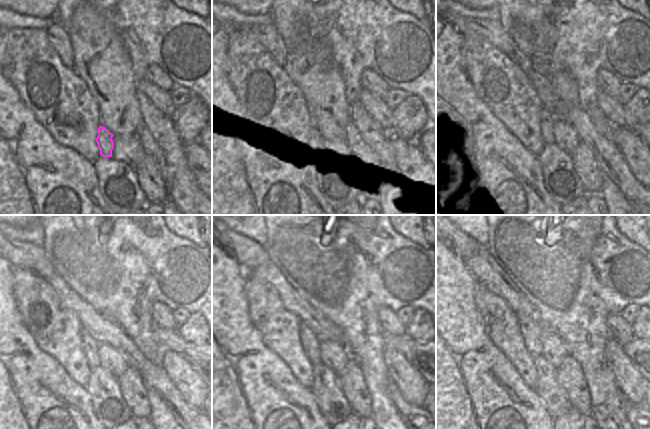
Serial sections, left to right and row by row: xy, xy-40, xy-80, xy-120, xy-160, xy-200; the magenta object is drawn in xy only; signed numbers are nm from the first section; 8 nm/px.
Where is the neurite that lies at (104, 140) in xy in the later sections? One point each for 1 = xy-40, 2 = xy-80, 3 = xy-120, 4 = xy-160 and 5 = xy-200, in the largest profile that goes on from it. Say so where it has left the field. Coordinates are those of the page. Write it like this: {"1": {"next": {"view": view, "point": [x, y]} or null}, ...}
{"1": {"next": {"view": "xy-40", "point": [325, 126]}}, "2": {"next": {"view": "xy-80", "point": [546, 124]}}, "3": {"next": {"view": "xy-120", "point": [89, 346]}}, "4": {"next": {"view": "xy-160", "point": [311, 345]}}, "5": {"next": {"view": "xy-200", "point": [530, 331]}}}

